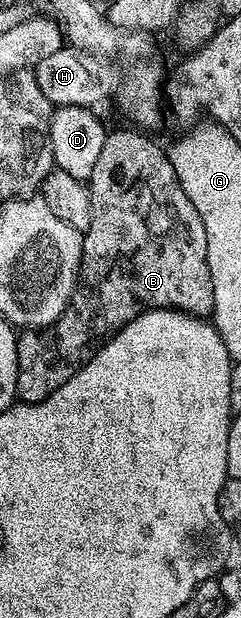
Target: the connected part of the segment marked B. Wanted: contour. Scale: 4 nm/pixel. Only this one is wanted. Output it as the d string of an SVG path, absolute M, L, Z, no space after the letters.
M124 130L122 132L109 131L102 142L102 151L98 154L98 163L90 177L92 190L92 209L94 218L90 218L88 231L83 233L84 245L82 246L82 258L80 259L80 275L76 286L76 292L72 301L68 303L68 309L58 318L50 330L24 330L19 333L16 345L18 346L18 382L16 383L17 397L23 403L37 404L42 402L58 386L70 382L90 358L94 358L97 350L107 344L117 332L120 332L136 316L148 312L151 308L174 308L177 312L186 312L189 316L207 317L214 306L214 282L210 282L210 266L206 258L206 226L202 226L202 218L198 210L194 210L194 202L186 198L186 190L182 190L182 182L178 182L178 174L174 174L174 166L170 162L167 151L159 148L148 136L142 136L138 132Z

